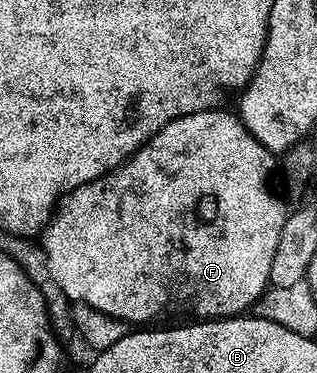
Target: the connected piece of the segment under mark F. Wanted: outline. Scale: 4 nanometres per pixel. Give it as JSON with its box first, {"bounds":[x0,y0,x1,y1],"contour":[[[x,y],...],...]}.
{"bounds":[40,109,287,325],"contour":[[[211,109],[197,111],[191,115],[172,121],[160,133],[151,137],[139,151],[130,156],[125,163],[115,171],[101,175],[90,183],[67,191],[50,216],[45,231],[40,236],[40,245],[48,257],[48,265],[52,269],[52,277],[60,289],[64,289],[71,304],[81,305],[91,311],[99,311],[107,320],[125,323],[127,325],[150,325],[153,319],[158,319],[169,307],[190,307],[195,320],[229,319],[241,316],[255,306],[268,290],[272,261],[276,257],[276,245],[280,245],[280,233],[286,224],[287,208],[282,208],[280,200],[274,196],[270,188],[270,174],[275,174],[276,159],[252,133],[243,125],[237,114]]]}

